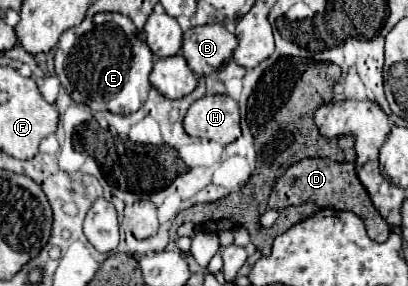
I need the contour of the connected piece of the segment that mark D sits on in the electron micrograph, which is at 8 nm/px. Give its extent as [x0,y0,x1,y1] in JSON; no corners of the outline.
[269,157,391,243]

